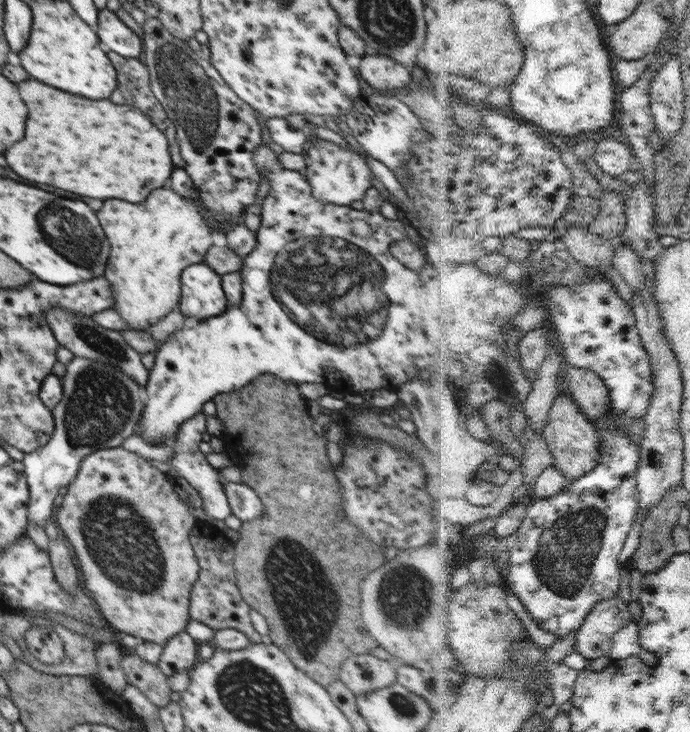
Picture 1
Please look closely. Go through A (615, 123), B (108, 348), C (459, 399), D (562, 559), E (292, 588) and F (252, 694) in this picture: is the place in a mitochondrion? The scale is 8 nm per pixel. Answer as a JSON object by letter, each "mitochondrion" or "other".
{"A":"other","B":"mitochondrion","C":"other","D":"mitochondrion","E":"mitochondrion","F":"mitochondrion"}

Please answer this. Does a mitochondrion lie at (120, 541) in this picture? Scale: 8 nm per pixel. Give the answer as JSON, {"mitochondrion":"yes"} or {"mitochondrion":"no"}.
{"mitochondrion":"yes"}

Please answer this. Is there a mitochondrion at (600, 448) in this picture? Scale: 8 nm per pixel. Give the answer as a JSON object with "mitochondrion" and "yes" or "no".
{"mitochondrion":"no"}

